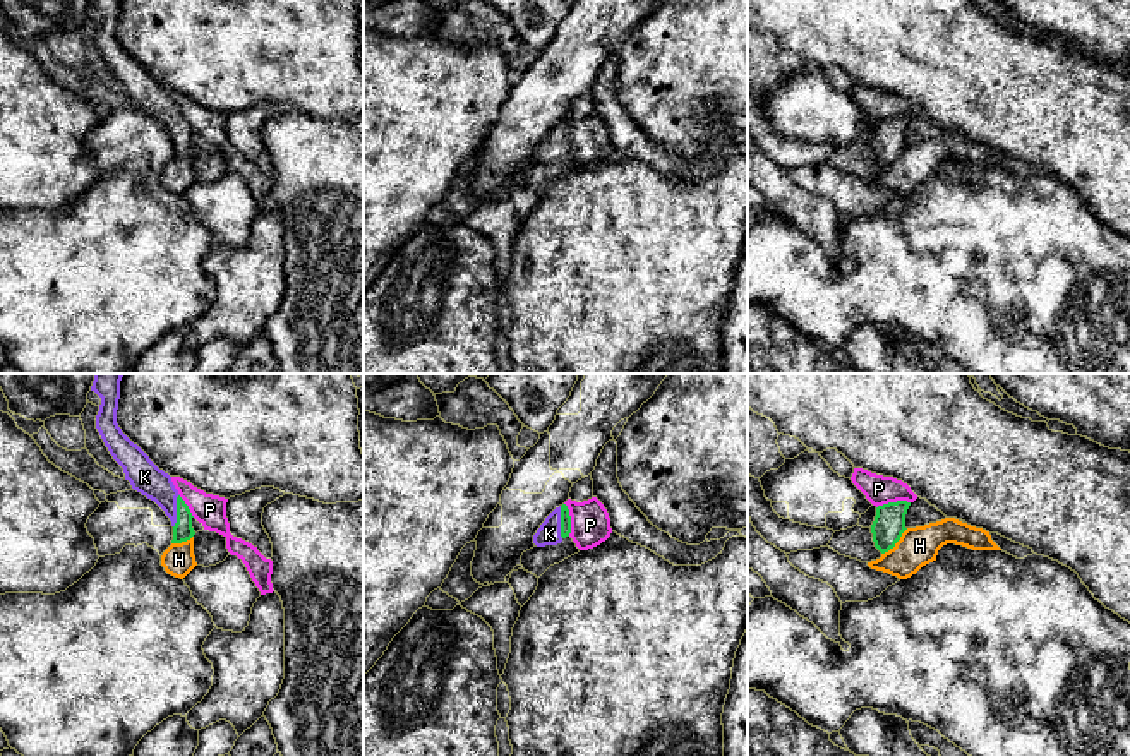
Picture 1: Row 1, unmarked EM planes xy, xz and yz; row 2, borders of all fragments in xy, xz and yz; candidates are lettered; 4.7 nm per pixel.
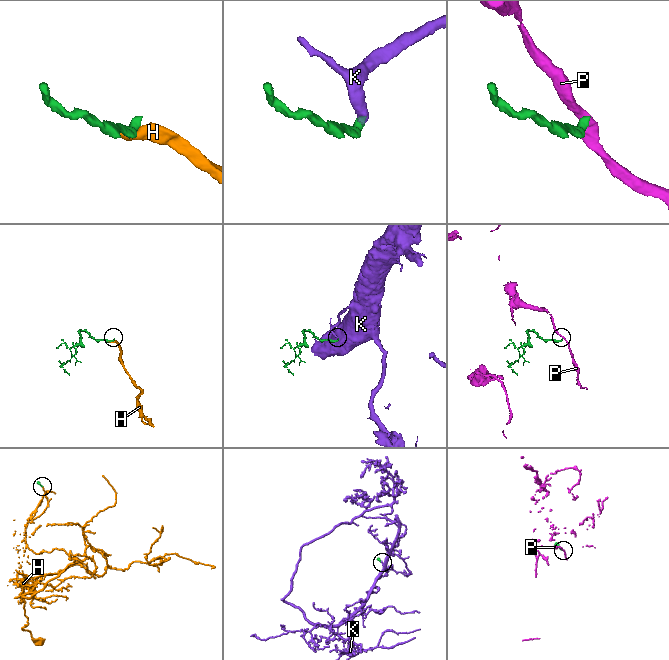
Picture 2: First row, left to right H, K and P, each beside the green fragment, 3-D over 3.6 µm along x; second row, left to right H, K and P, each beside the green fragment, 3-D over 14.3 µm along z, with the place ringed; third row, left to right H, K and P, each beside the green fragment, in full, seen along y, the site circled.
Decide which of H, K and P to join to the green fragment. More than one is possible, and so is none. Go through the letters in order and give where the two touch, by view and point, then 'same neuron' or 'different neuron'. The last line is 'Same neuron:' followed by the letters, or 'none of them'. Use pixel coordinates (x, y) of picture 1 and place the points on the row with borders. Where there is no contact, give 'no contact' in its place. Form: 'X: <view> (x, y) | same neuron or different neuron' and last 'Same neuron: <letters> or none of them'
H: yz (895, 542) | different neuron
K: xy (177, 511) | same neuron
P: yz (892, 503) | different neuron
Same neuron: K

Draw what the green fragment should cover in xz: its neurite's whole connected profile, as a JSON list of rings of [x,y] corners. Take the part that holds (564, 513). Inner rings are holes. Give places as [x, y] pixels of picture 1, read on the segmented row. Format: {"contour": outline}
{"contour": [[[566,504],[556,507],[533,535],[537,547],[557,545],[571,533],[571,516]]]}

